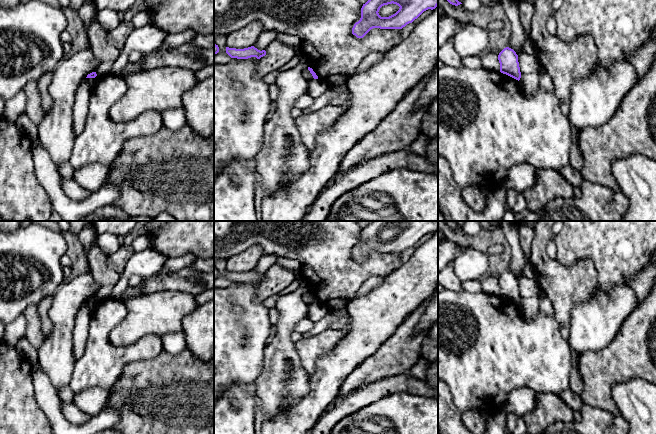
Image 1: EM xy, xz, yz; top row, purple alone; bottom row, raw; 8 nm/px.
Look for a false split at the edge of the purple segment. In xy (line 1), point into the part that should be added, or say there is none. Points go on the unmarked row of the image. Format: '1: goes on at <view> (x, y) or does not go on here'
1: does not go on here

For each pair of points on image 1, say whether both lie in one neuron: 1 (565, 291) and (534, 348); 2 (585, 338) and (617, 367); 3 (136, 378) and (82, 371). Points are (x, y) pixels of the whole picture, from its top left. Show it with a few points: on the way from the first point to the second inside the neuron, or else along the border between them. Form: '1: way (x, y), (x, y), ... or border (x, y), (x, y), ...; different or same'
1: border (553, 317), (564, 338); different
2: border (617, 335), (601, 349), (585, 350), (579, 355); different
3: border (138, 361), (128, 363), (119, 378), (107, 390); different

